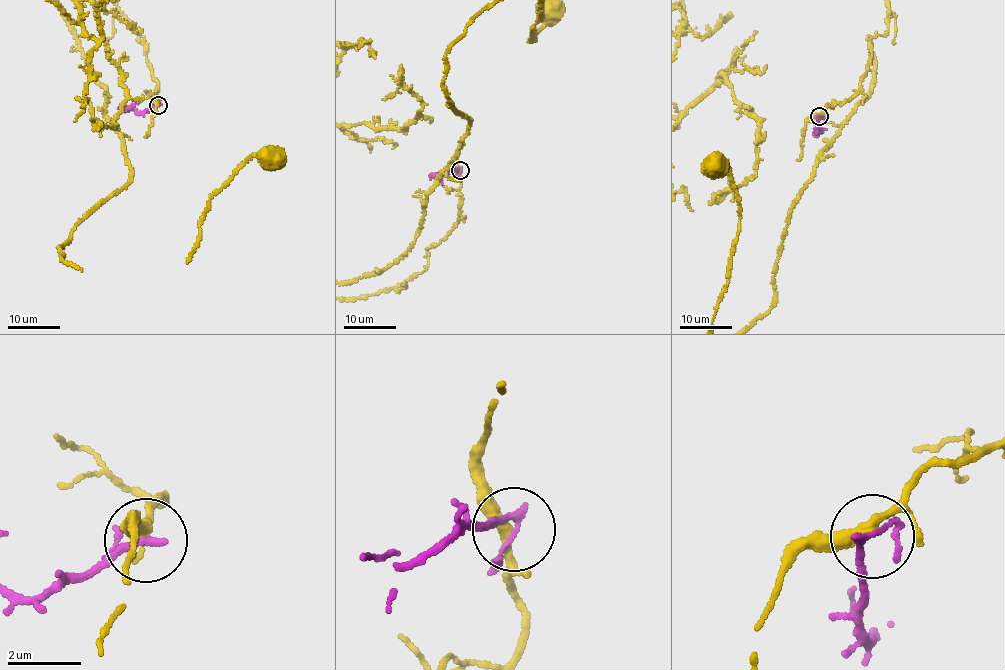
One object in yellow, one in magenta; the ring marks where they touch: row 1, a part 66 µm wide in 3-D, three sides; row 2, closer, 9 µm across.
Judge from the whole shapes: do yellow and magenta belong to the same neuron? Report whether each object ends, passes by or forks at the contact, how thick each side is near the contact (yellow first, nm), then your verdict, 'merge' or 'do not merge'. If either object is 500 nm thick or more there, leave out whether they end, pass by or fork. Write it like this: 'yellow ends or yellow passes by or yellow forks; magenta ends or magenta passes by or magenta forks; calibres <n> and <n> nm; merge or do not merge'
yellow passes by; magenta passes by; calibres 320 and 160 nm; do not merge

